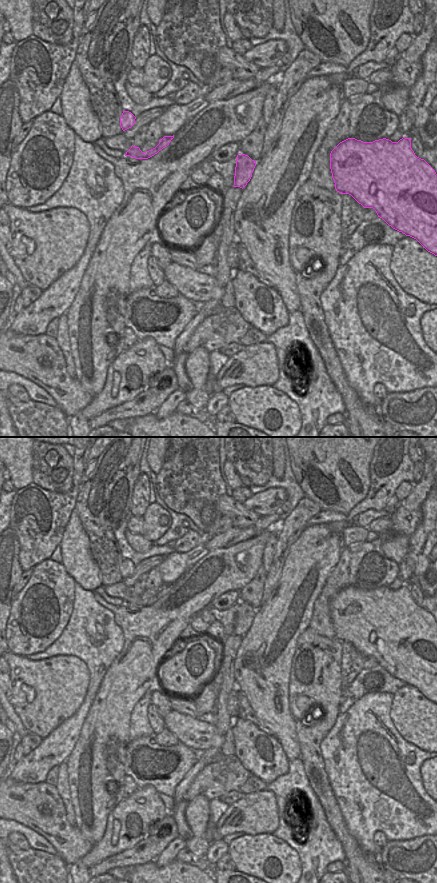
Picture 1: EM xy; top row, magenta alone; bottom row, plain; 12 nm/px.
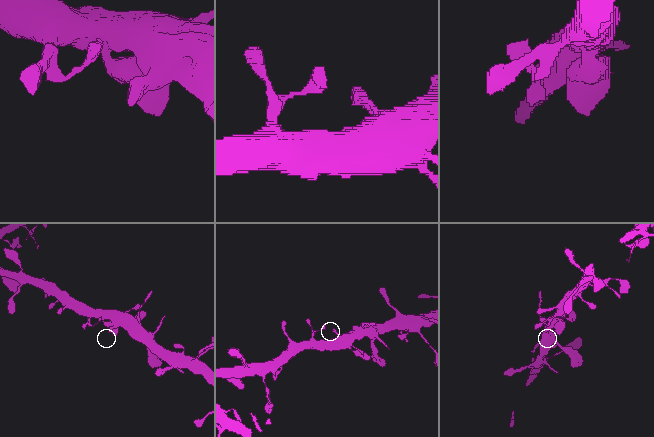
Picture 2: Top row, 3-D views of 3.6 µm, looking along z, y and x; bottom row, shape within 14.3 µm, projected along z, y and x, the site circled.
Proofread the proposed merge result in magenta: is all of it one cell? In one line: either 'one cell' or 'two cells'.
one cell

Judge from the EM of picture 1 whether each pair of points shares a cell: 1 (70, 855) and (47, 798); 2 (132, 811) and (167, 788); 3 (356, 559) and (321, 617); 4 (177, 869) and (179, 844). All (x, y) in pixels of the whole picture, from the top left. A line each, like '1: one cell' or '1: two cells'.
1: one cell
2: two cells
3: one cell
4: two cells

